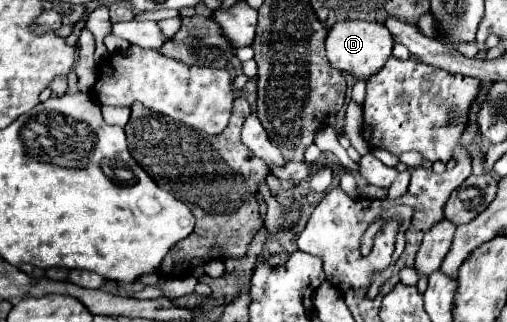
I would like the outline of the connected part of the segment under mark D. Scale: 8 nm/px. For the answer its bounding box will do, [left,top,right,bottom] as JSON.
[327,21,393,81]

